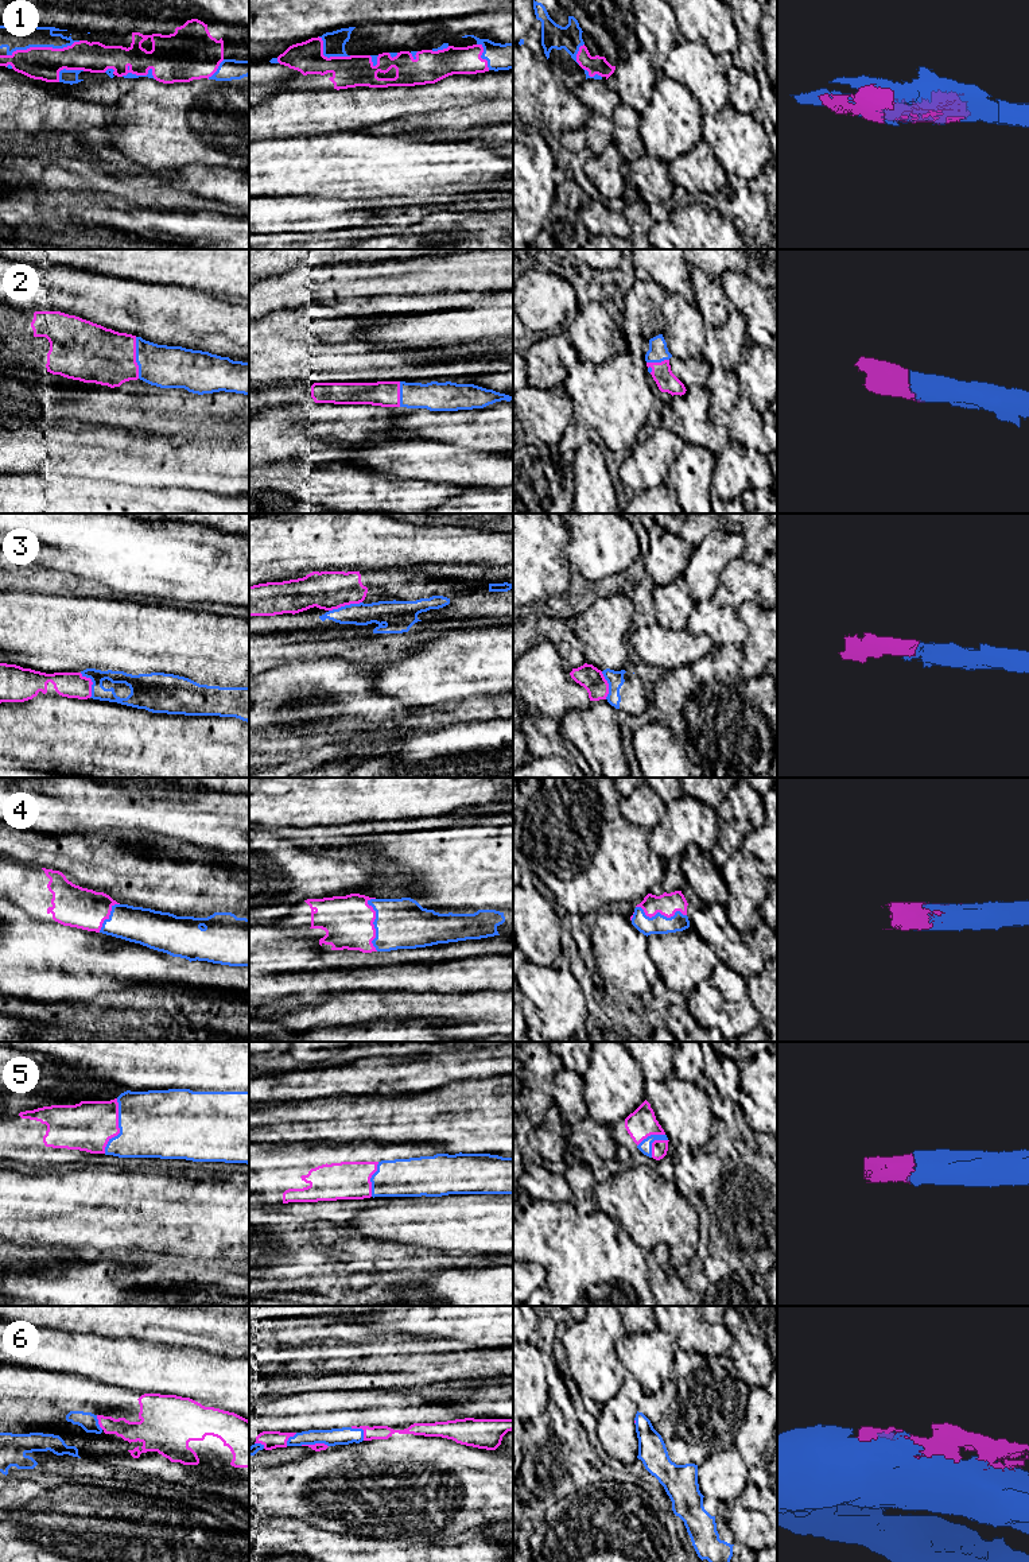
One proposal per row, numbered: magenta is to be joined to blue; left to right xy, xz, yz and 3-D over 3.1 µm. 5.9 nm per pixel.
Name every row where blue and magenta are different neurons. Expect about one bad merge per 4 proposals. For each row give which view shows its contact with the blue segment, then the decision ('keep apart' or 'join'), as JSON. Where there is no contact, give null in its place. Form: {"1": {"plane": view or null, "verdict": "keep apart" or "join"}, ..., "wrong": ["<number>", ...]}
{"1": {"plane": "xy", "verdict": "join"}, "2": {"plane": "xy", "verdict": "join"}, "3": {"plane": "xz", "verdict": "join"}, "4": {"plane": "xz", "verdict": "join"}, "5": {"plane": "xy", "verdict": "join"}, "6": {"plane": "xz", "verdict": "keep apart"}, "wrong": ["6"]}

